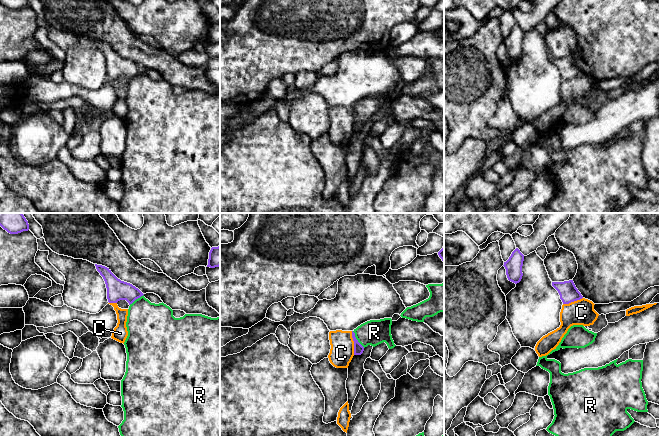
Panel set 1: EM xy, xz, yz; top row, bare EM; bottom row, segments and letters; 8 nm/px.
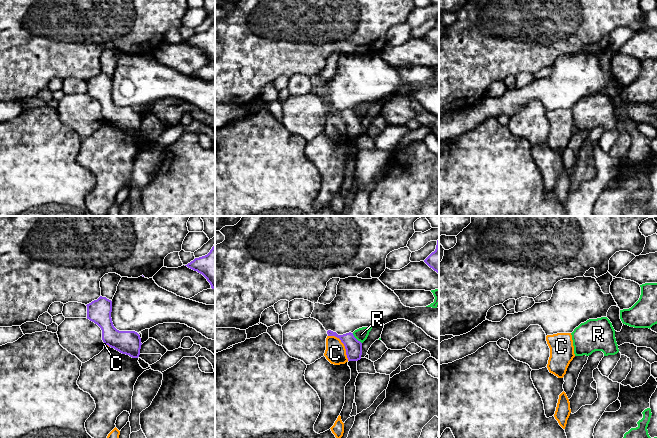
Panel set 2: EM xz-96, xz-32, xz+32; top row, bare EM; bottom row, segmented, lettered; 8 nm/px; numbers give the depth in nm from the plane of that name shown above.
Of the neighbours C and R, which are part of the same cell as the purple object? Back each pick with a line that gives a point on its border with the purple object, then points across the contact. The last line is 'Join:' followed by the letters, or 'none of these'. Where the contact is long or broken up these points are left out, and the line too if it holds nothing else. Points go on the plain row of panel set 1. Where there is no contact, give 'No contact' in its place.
Join: none of these

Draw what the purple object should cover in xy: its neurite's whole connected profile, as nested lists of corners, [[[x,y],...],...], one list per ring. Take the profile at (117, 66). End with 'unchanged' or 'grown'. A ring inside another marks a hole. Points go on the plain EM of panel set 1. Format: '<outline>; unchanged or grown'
[[[95,40],[97,47],[103,53],[107,64],[109,79],[117,79],[126,76],[129,81],[144,70],[130,59],[118,55],[109,44]]]; unchanged

